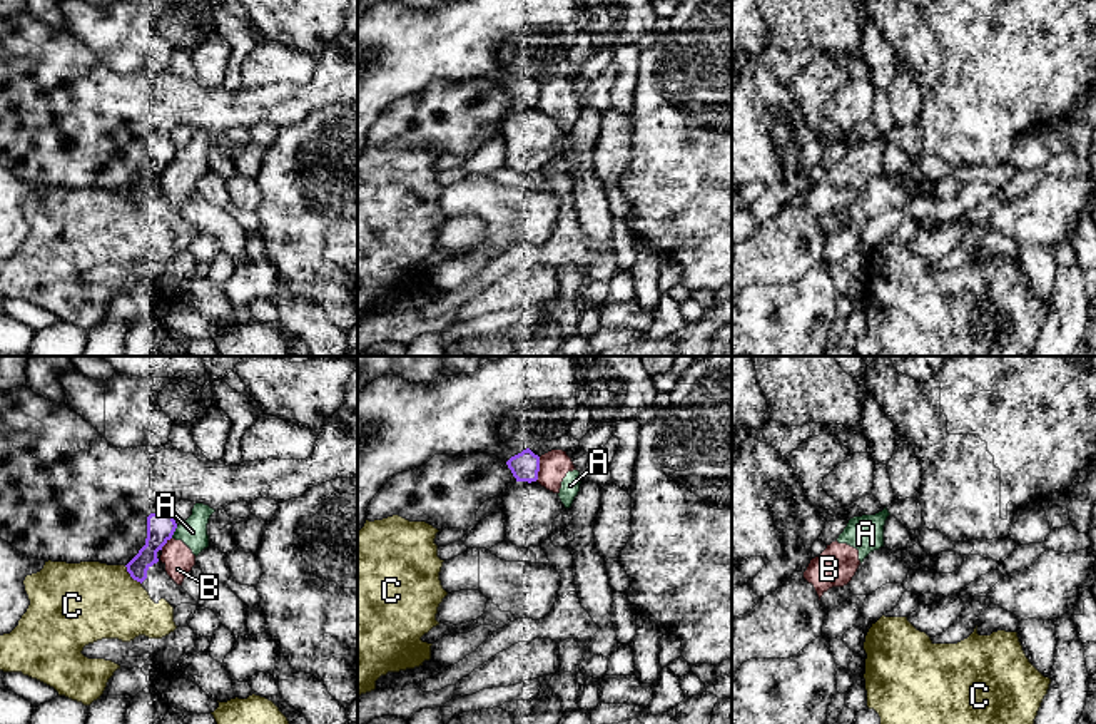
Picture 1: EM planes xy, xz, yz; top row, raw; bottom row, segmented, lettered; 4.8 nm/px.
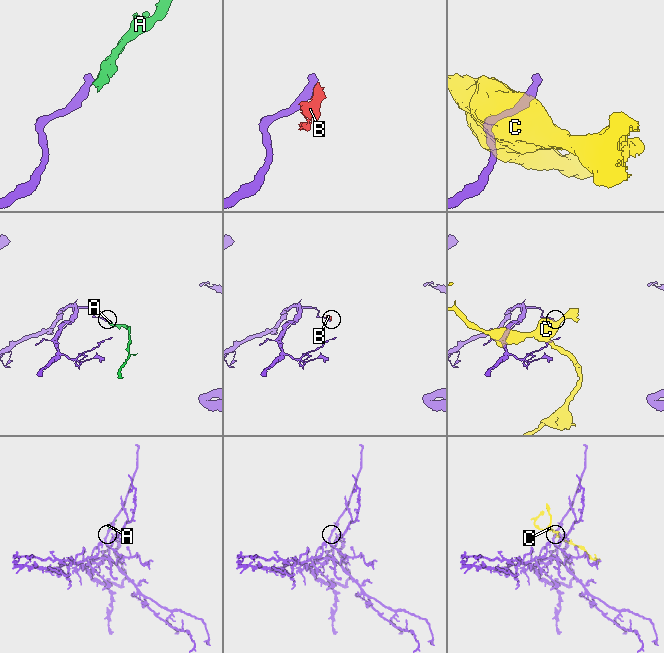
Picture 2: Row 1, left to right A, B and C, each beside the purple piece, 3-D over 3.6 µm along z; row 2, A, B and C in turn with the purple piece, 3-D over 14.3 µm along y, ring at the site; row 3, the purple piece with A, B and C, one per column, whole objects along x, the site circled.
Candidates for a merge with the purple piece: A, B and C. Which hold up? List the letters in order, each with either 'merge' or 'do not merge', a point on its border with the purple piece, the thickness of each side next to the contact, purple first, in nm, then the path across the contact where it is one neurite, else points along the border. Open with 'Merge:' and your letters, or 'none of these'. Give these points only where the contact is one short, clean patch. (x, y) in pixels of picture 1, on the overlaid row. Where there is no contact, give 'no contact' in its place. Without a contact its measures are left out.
Merge: none of these
A: do not merge | xy (174, 530) | 140/140 nm
B: do not merge | xz (538, 469) | 140/140 nm
C: do not merge | xy (131, 576) | 110/380 nm

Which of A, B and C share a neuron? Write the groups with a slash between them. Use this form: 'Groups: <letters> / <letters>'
Groups: A B / C

